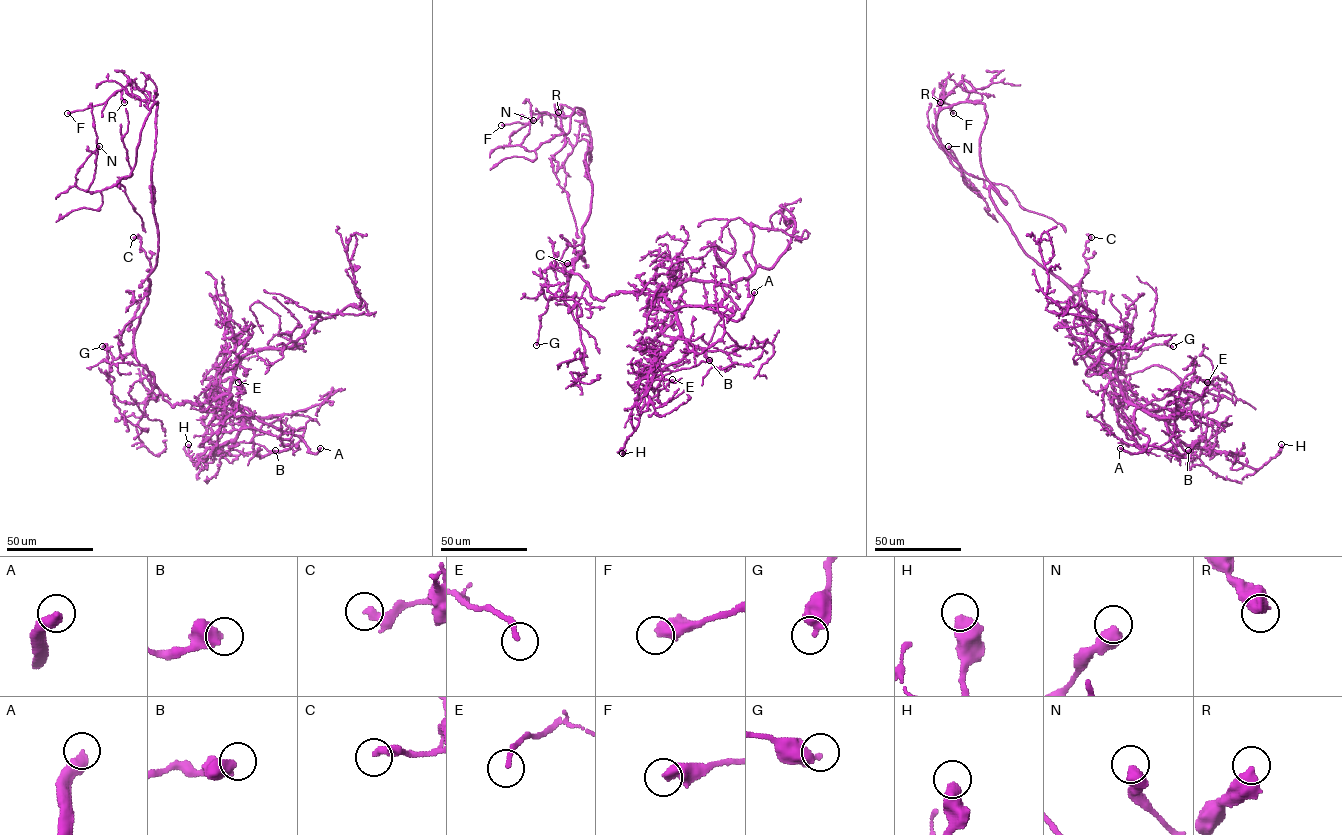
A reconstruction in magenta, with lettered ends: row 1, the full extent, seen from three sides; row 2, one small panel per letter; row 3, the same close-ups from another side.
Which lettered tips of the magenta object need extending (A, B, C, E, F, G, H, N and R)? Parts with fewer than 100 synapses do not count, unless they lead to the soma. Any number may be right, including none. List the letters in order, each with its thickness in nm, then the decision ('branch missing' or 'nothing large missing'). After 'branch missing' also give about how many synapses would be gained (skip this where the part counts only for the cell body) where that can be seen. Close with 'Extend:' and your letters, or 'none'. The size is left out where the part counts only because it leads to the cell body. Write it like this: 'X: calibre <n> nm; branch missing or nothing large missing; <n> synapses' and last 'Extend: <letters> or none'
A: calibre 420 nm; branch missing
B: calibre 550 nm; nothing large missing
C: calibre 320 nm; nothing large missing
E: calibre 200 nm; nothing large missing
F: calibre 550 nm; nothing large missing
G: calibre 550 nm; nothing large missing
H: calibre 600 nm; nothing large missing
N: calibre 600 nm; nothing large missing
R: calibre 550 nm; nothing large missing
Extend: A

